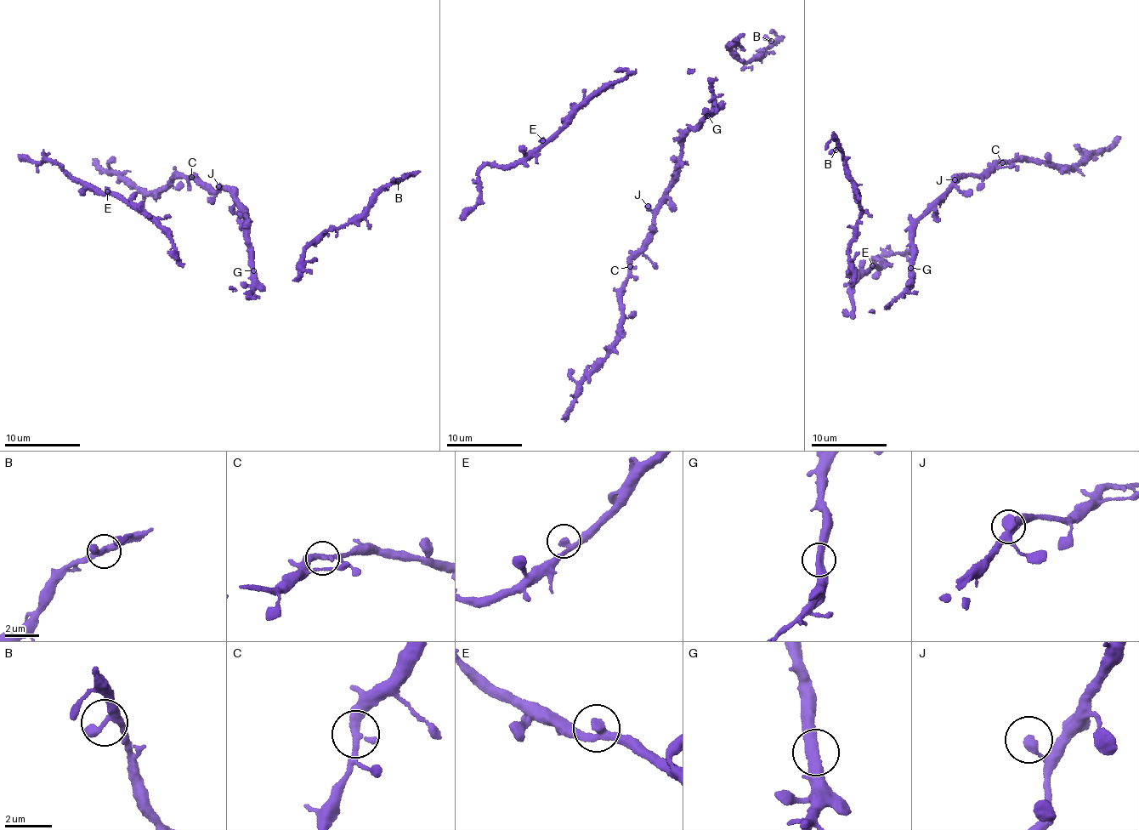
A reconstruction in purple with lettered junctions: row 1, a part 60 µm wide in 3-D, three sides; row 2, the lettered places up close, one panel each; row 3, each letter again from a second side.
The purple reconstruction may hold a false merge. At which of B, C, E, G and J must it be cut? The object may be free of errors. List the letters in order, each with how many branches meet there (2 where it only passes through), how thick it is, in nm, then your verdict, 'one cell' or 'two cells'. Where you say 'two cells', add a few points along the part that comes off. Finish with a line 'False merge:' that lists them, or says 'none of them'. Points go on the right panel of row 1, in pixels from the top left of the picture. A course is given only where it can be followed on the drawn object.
B: branches 2; calibre 360 nm; one cell
C: branches 2; calibre 340 nm; one cell
E: branches 2; calibre 300 nm; one cell
G: branches 2; calibre 420 nm; one cell
J: branches 1; calibre 360 nm; one cell
False merge: none of them

